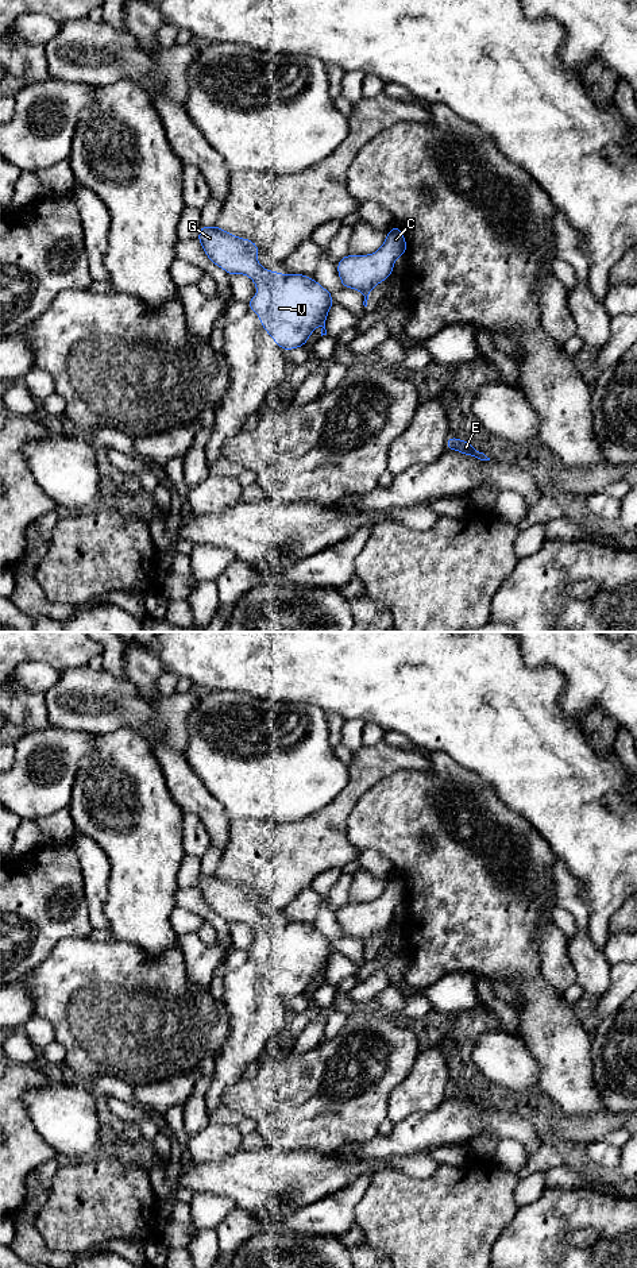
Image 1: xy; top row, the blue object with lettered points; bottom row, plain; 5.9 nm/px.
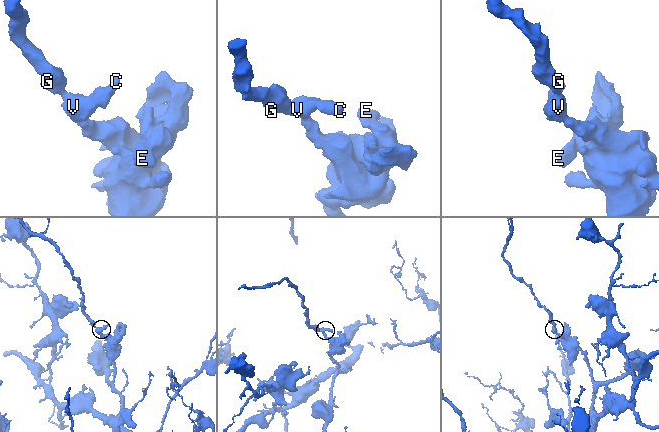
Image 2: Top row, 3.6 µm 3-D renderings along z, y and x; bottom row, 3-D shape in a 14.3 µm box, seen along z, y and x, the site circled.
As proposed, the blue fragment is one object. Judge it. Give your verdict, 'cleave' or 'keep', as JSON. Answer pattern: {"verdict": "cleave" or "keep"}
{"verdict": "keep"}

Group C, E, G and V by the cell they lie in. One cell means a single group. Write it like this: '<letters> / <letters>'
C E G V

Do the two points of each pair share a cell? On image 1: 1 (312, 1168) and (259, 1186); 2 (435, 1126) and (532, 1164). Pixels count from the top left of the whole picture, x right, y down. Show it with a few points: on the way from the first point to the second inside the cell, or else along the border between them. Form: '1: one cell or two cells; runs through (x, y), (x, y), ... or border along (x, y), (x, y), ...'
1: one cell; runs through (298, 1174), (273, 1174)
2: two cells; border along (543, 1141), (528, 1159)

